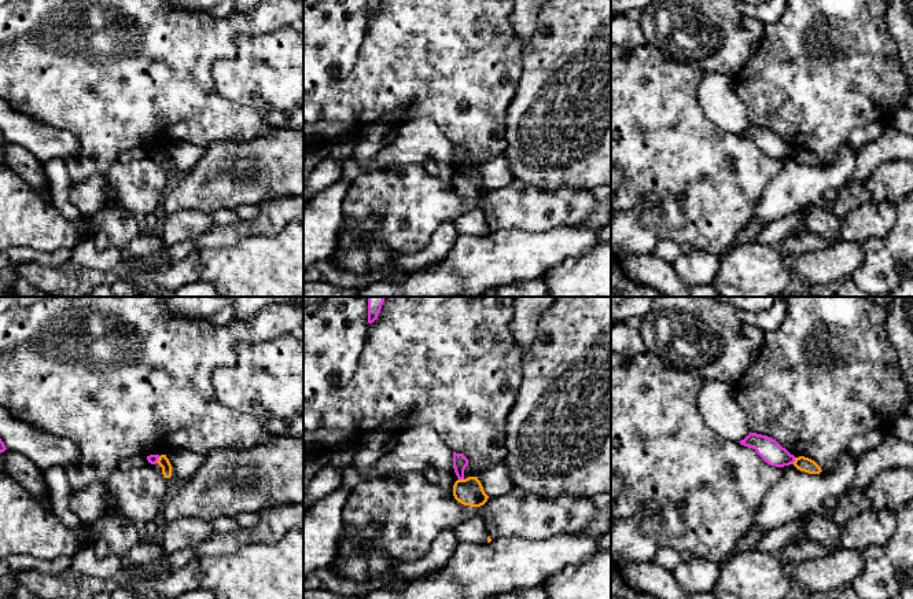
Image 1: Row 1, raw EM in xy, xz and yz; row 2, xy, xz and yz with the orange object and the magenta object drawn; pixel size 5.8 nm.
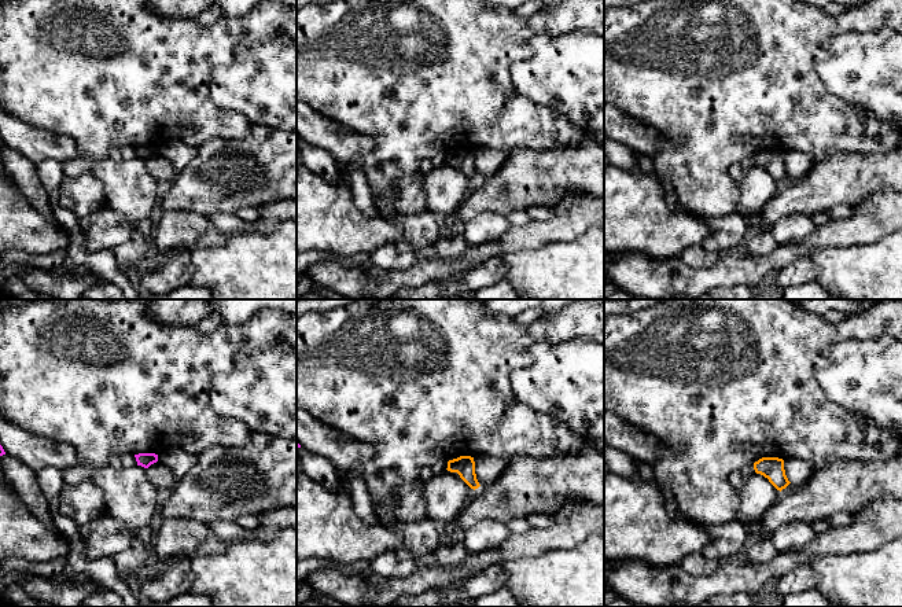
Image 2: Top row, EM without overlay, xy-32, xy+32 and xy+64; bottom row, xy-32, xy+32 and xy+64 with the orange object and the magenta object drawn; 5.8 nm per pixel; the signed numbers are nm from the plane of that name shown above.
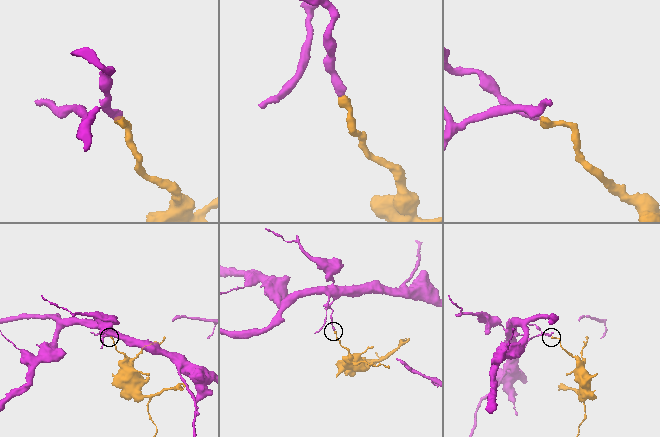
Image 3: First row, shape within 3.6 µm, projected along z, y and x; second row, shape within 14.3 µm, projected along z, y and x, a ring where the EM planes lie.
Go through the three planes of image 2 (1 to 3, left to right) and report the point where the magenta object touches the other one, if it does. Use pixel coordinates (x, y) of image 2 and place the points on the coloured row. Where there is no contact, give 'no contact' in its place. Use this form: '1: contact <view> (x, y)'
1: no contact
2: no contact
3: no contact

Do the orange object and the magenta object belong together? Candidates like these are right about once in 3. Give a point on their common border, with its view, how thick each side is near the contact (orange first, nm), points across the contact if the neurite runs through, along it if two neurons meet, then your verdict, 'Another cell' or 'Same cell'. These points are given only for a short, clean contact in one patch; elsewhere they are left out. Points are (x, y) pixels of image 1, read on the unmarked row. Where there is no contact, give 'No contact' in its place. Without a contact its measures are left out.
Touches orange at yz (795, 153). Thickness 90 nm (orange) against 140 nm. Boundary: yz (795, 150), (792, 155). Another cell

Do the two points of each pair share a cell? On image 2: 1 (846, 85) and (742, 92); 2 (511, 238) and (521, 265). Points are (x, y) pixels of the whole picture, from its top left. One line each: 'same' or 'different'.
1: different
2: different

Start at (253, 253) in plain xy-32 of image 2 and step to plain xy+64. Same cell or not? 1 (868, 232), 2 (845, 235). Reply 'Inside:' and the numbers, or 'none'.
Inside: none

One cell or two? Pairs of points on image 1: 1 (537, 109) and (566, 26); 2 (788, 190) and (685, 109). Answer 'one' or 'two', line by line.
1: one
2: two

